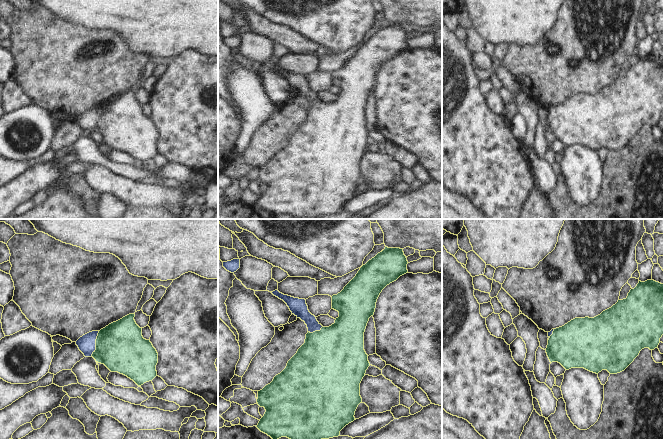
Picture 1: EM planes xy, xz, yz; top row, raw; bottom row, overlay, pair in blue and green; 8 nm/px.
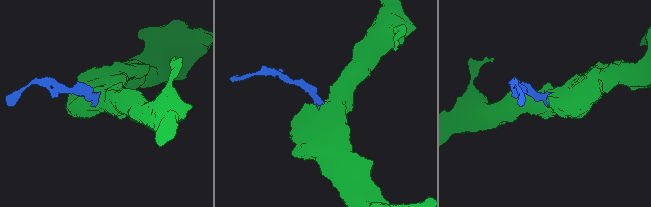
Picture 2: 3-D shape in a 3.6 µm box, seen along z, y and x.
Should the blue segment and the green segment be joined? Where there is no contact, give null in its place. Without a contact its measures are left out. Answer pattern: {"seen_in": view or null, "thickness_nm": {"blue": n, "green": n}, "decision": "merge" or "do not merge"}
{"seen_in": "xy", "thickness_nm": {"blue": 140, "green": 400}, "decision": "merge"}

